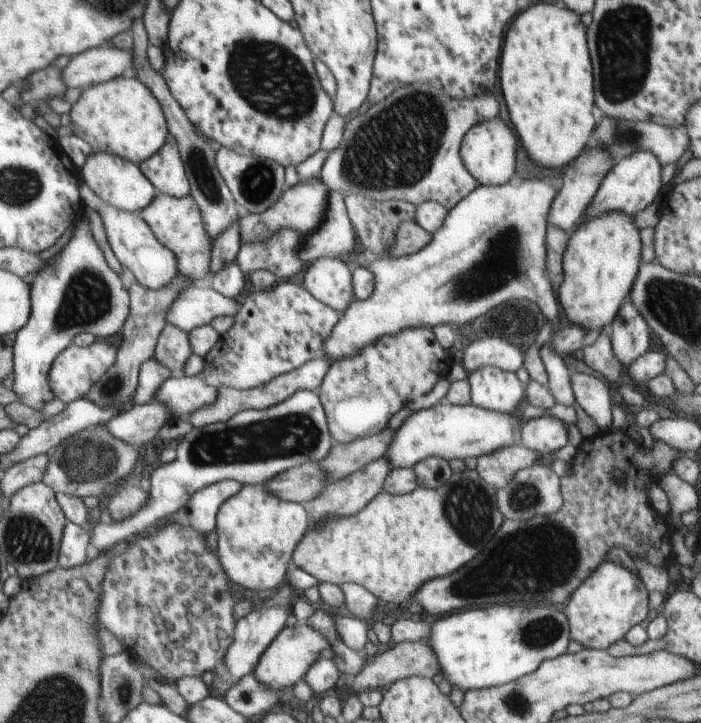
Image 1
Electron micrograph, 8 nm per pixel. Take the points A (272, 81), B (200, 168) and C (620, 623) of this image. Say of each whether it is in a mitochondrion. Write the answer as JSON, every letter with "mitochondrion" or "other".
{"A":"mitochondrion","B":"mitochondrion","C":"other"}

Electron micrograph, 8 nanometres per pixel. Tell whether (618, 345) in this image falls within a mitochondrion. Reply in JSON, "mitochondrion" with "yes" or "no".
{"mitochondrion":"no"}

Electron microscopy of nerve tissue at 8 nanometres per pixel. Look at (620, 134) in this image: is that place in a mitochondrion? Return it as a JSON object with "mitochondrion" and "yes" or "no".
{"mitochondrion":"yes"}

